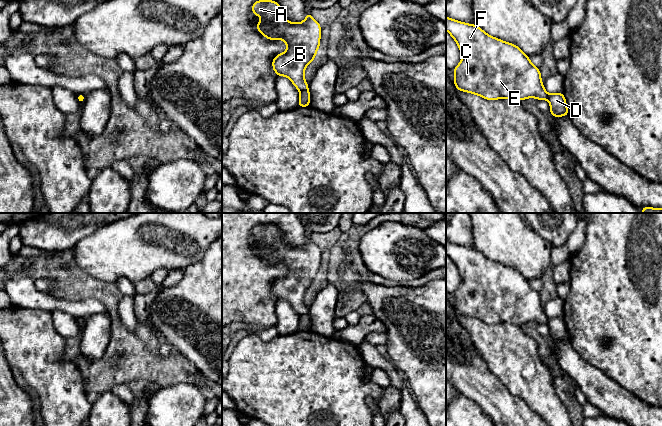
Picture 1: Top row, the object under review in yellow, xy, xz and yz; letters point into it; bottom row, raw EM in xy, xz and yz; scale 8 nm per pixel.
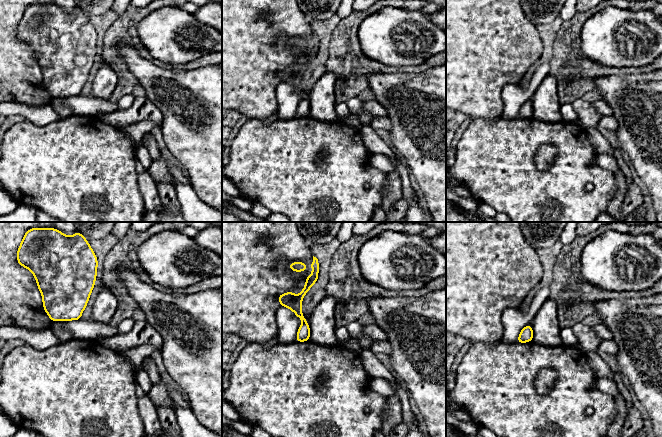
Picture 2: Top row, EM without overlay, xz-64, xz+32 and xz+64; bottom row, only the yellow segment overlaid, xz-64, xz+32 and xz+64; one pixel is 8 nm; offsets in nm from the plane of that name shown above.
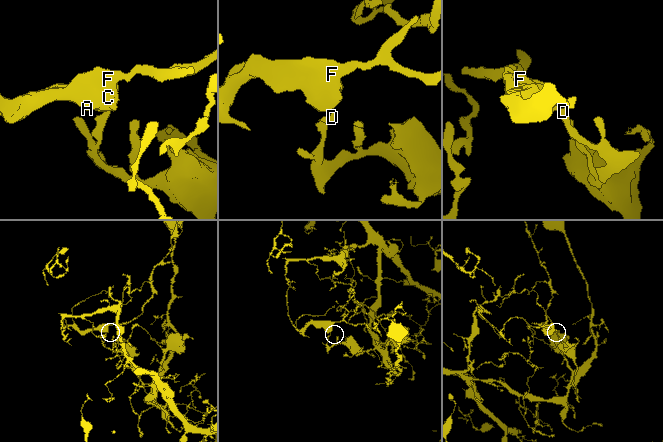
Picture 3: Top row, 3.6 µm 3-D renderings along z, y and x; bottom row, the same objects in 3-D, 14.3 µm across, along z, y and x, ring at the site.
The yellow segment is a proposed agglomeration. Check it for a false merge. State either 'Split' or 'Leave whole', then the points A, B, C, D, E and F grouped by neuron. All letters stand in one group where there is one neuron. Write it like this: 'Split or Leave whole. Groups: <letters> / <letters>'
Split. Groups: A B C E F / D

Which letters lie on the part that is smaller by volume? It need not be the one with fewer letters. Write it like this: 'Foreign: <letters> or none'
Foreign: A, B, C, E, F

